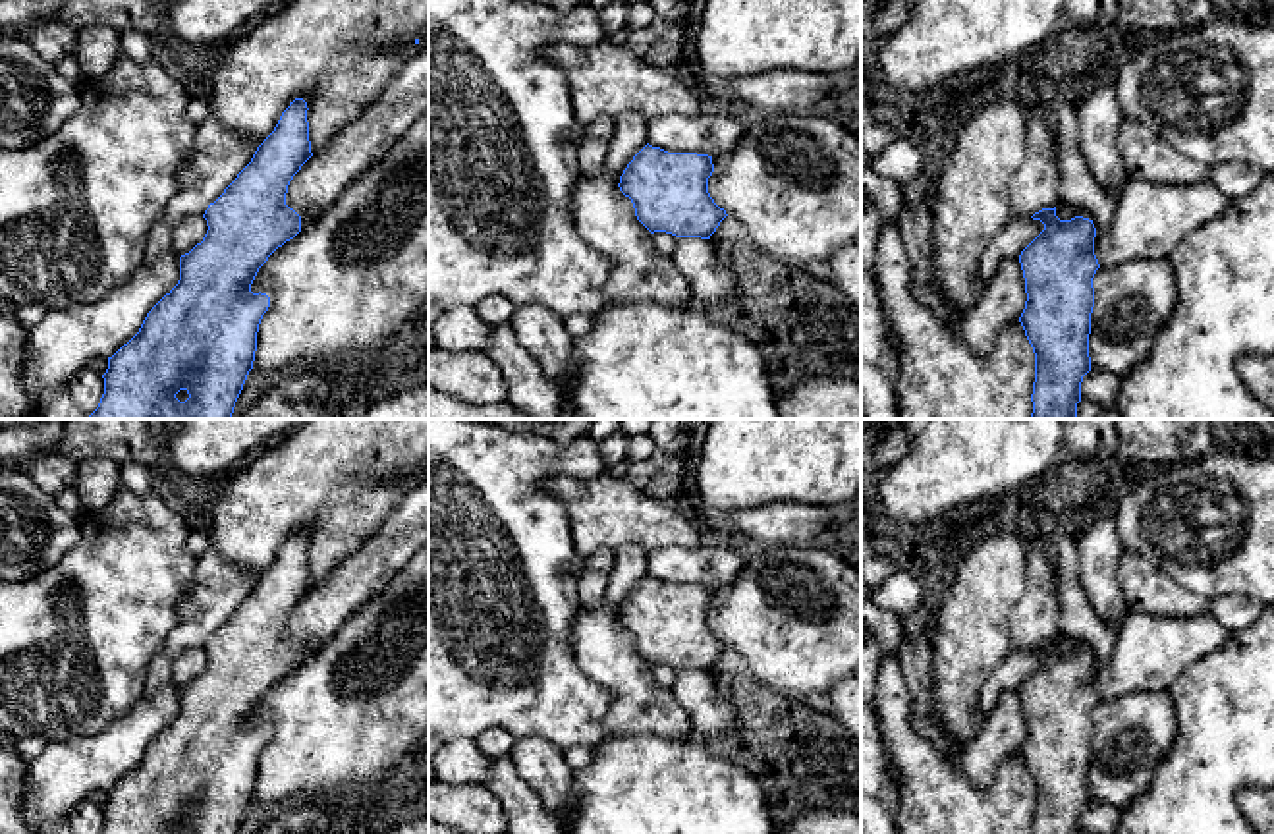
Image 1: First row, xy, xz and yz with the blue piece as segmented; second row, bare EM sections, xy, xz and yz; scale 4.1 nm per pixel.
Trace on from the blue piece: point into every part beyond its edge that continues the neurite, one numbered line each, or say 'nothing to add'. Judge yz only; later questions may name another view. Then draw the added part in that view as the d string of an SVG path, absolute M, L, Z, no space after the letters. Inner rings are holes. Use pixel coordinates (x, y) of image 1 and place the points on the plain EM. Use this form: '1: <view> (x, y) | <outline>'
nothing to add

